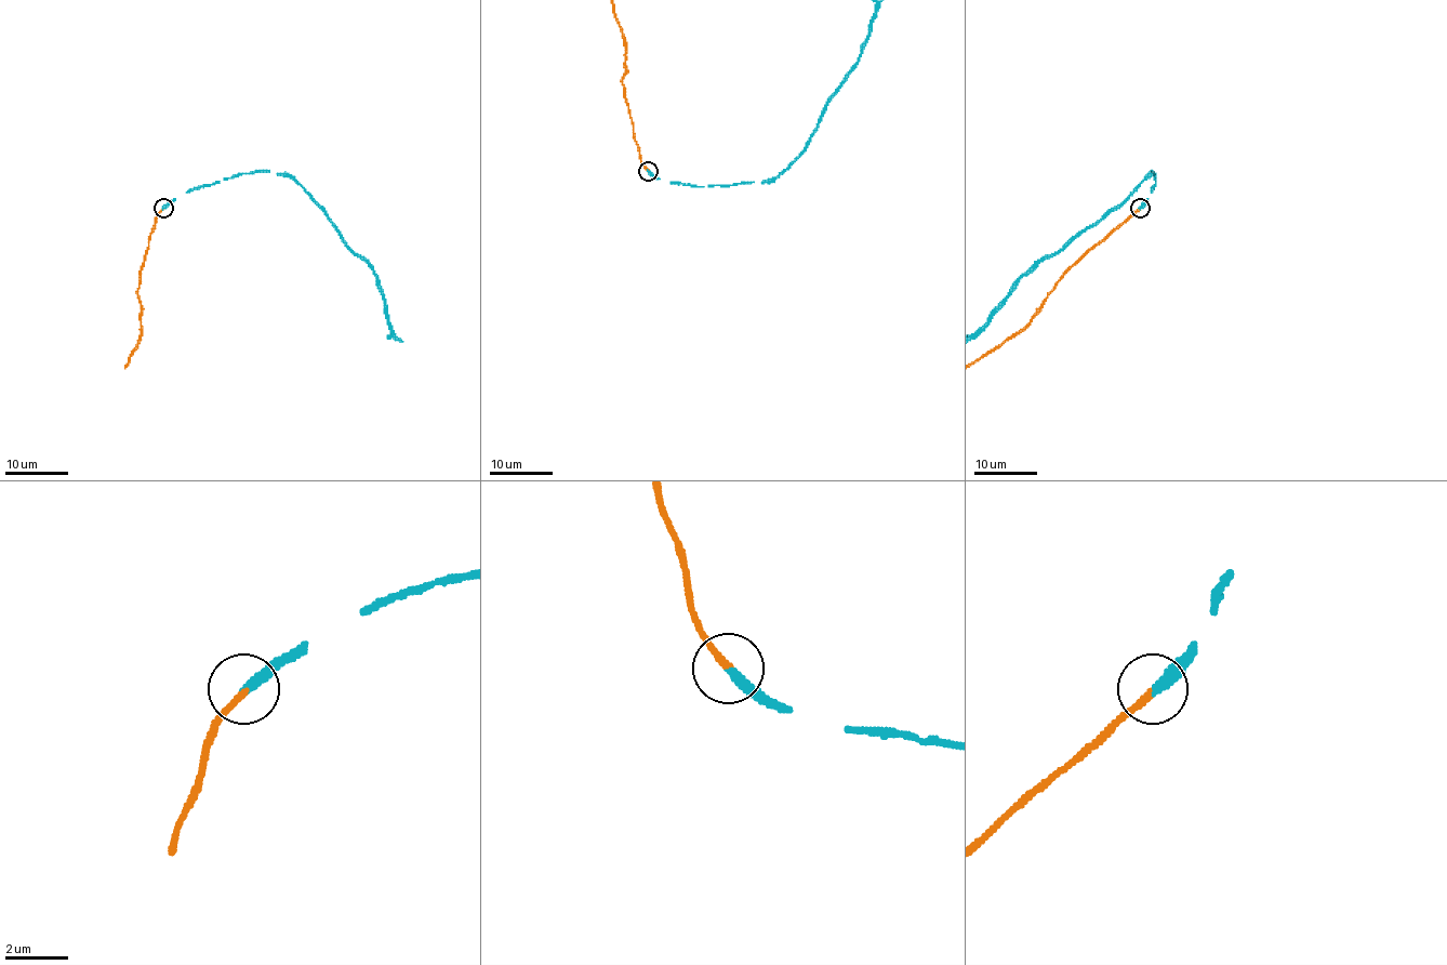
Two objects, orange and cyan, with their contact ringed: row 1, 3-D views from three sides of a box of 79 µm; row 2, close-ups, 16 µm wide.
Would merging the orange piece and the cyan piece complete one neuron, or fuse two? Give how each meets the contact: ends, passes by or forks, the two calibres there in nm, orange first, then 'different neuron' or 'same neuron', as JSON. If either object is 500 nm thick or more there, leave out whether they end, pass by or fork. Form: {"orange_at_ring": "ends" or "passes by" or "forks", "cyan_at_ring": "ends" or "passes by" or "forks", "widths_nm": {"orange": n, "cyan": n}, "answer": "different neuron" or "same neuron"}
{"orange_at_ring": "ends", "cyan_at_ring": "ends", "widths_nm": {"orange": 220, "cyan": 360}, "answer": "same neuron"}

